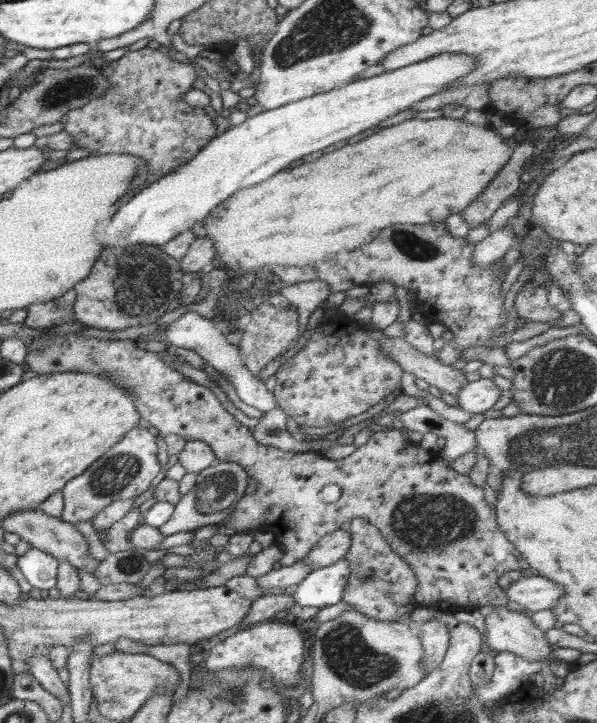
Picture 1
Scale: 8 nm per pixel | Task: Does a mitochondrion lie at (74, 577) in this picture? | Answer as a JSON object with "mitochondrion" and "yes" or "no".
{"mitochondrion":"no"}

